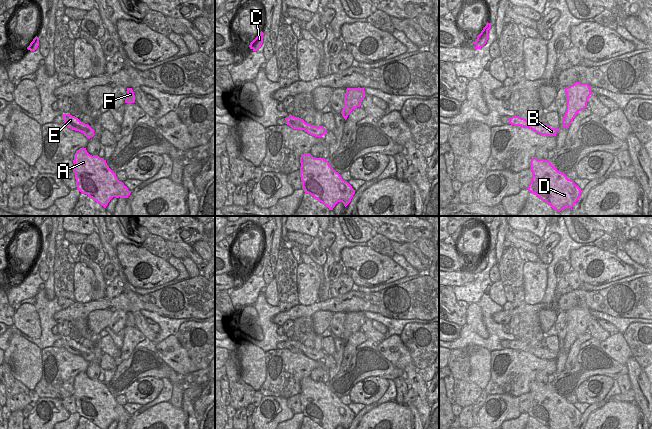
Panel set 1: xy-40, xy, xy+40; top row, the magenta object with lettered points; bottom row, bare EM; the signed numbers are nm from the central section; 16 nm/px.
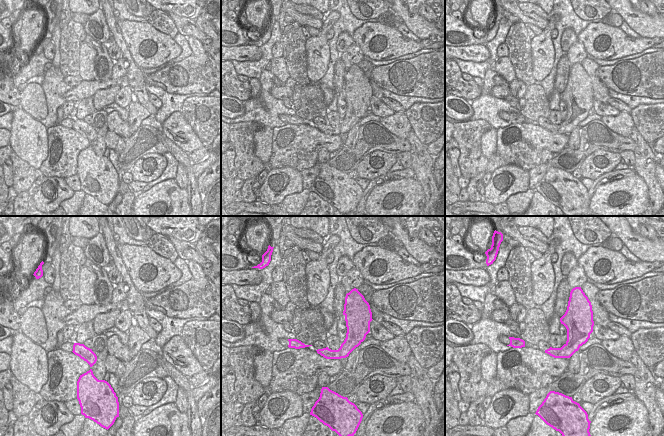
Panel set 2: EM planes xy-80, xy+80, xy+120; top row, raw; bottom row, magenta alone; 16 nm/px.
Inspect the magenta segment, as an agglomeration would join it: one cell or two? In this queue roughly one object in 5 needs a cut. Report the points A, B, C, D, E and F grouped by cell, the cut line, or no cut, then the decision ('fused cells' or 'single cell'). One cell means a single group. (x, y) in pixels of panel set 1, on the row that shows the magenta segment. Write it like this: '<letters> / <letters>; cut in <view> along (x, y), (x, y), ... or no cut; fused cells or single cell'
A B C D E F; no cut; single cell

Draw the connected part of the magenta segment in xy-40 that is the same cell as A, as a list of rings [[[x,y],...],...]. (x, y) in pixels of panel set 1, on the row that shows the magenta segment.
[[[80,148],[74,155],[74,169],[77,189],[106,208],[113,197],[128,198],[131,191],[119,181],[106,160],[90,155],[86,148]]]

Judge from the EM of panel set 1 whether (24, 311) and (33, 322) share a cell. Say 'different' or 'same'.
same

